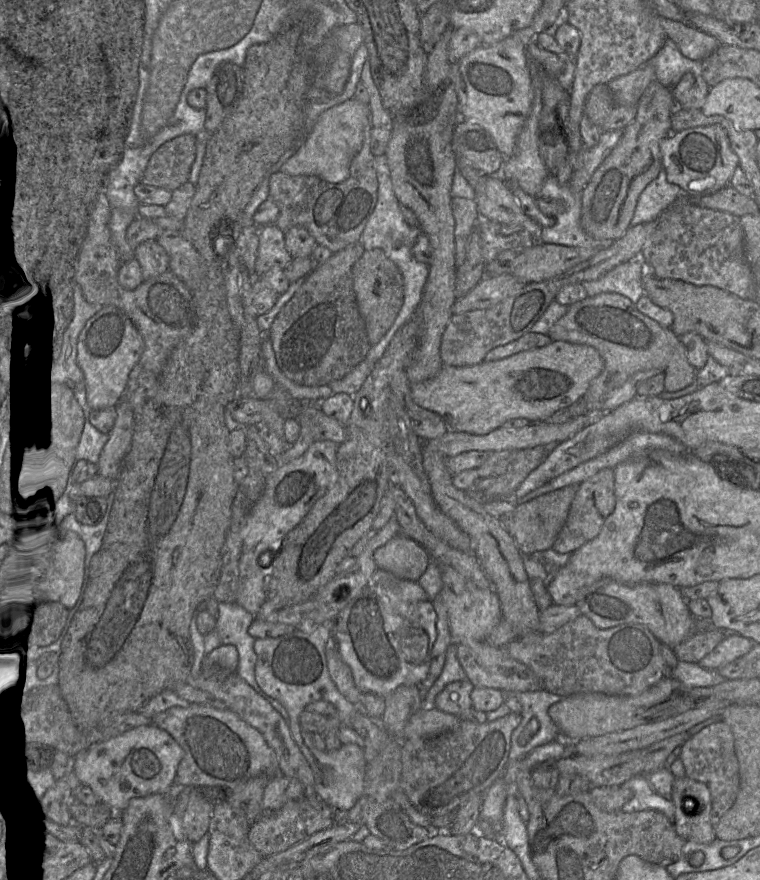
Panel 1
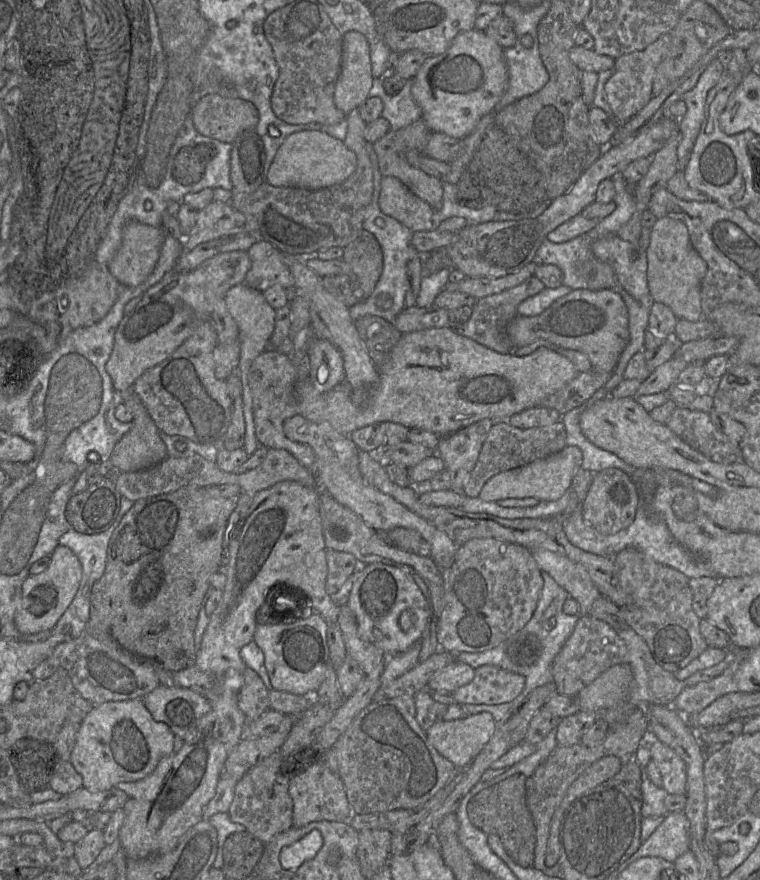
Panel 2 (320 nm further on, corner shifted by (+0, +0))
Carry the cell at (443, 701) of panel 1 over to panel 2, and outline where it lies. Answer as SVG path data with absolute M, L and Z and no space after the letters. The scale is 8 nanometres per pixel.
M455 661L437 671L429 680L431 691L447 691L453 694L458 688L469 684L475 676L475 669L460 661Z

